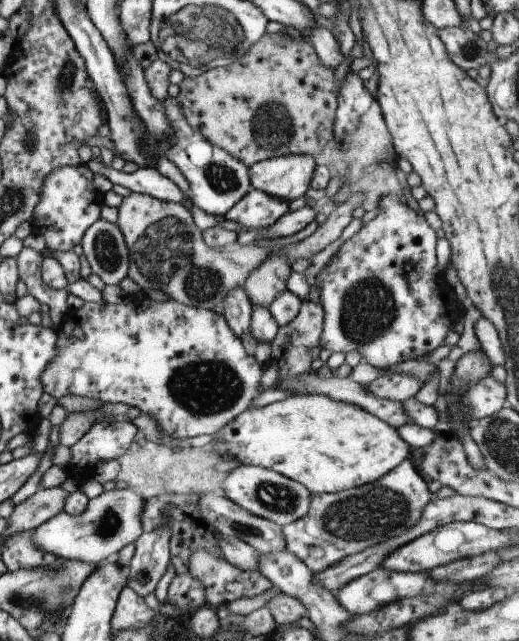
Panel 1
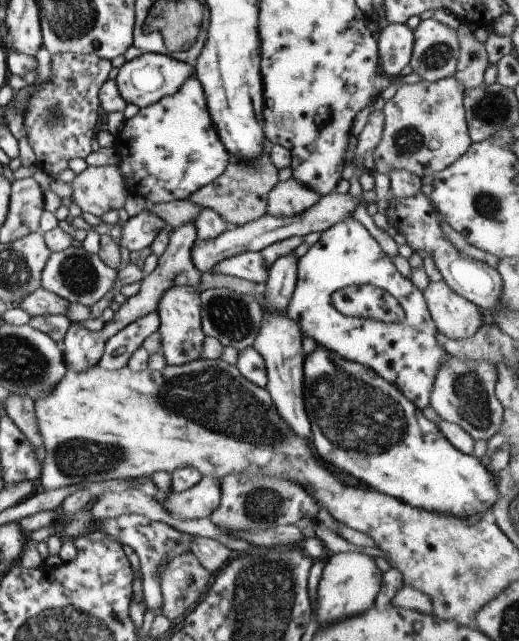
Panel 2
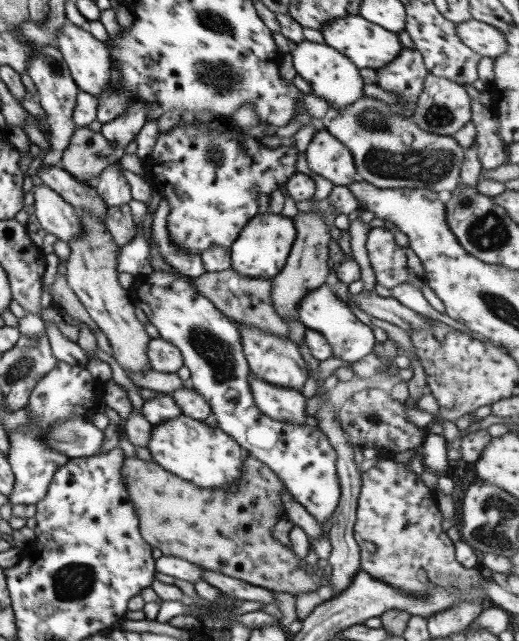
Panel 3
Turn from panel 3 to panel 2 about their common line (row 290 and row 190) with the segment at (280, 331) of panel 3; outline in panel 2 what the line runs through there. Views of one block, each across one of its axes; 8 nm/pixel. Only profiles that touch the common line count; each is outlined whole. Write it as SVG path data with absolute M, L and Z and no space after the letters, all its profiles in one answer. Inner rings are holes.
M266 139L264 154L250 162L232 160L226 171L220 174L214 182L190 194L188 202L218 212L228 226L240 227L247 223L259 220L267 214L268 196L279 182L279 171L270 160L269 150L273 145Z

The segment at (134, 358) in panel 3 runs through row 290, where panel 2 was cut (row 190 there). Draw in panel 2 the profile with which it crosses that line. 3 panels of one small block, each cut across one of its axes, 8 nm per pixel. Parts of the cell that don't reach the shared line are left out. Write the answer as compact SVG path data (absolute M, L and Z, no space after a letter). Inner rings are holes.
M114 165L88 166L84 172L76 174L70 185L73 189L71 199L82 212L96 217L122 209L129 194L124 188L124 176L119 166Z

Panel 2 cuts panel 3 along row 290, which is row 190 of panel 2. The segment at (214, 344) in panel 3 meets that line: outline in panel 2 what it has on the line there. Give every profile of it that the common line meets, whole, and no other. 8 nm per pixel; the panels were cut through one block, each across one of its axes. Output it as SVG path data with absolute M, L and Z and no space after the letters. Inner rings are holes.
M192 76L176 94L141 108L133 118L125 119L115 138L120 158L119 170L129 184L129 194L142 196L147 206L188 199L196 190L214 182L232 161L220 142L200 82Z

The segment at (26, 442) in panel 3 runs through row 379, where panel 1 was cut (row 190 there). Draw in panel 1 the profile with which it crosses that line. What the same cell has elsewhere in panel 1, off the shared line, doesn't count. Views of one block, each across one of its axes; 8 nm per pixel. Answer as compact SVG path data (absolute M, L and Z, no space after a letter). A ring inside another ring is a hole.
M84 163L52 170L40 190L40 202L33 212L34 232L45 240L47 250L69 251L82 242L84 233L101 218L103 196L94 188L94 173Z

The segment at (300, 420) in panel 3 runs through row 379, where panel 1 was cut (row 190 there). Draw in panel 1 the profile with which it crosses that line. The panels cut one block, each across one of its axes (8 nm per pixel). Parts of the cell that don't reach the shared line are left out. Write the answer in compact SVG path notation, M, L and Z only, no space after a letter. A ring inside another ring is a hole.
M251 188L238 204L235 204L225 215L226 220L238 222L248 230L260 230L272 226L278 218L289 211L290 202L284 198L270 196L258 188Z

